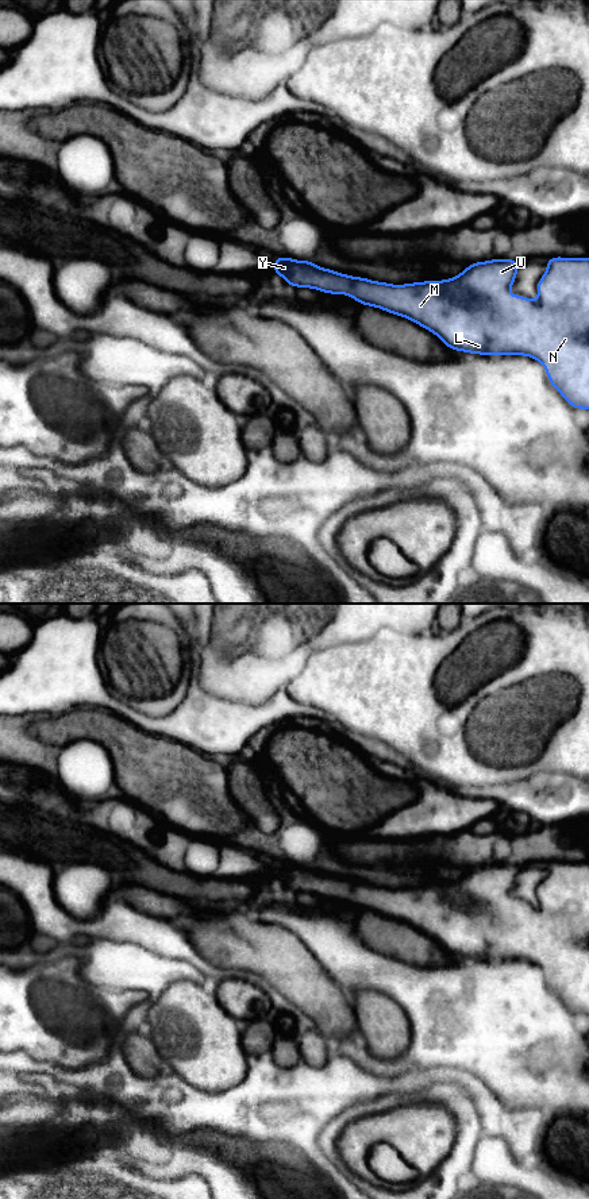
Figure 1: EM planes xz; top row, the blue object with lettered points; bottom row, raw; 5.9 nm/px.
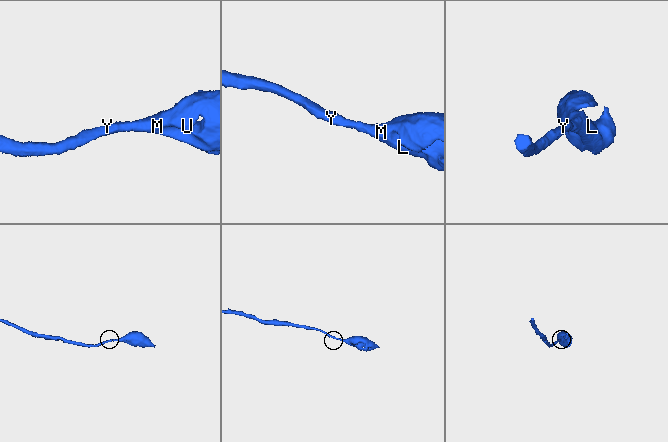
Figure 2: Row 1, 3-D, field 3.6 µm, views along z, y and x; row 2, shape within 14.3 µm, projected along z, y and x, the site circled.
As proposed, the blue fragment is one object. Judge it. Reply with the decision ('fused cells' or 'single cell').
single cell

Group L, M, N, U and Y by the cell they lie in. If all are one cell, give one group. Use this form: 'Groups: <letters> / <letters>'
Groups: L M N U Y

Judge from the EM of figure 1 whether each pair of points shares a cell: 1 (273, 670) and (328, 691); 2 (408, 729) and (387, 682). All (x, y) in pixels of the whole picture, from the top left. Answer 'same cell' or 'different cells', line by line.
1: different cells
2: same cell

